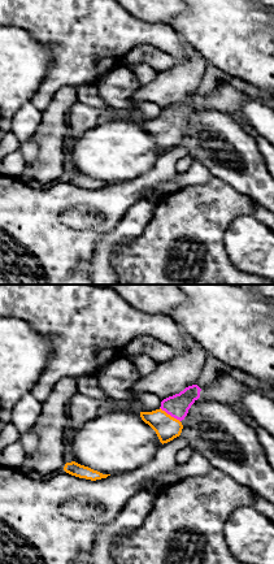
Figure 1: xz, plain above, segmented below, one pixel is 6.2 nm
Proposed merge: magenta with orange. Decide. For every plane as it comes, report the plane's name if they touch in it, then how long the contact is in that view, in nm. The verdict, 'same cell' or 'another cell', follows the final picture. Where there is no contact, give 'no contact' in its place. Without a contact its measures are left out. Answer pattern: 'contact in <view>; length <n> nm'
contact in xz; length 160 nm

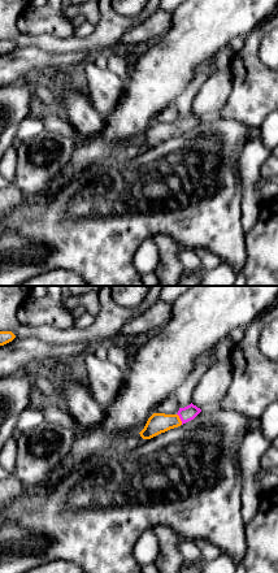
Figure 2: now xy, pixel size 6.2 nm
contact in xy; length 80 nm

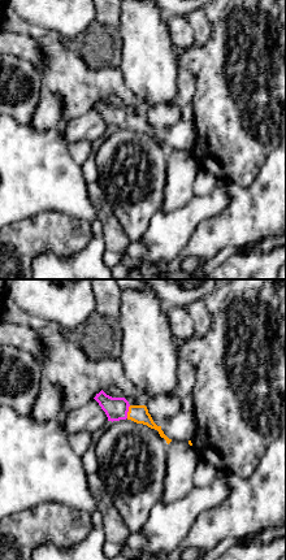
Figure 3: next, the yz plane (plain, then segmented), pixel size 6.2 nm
contact in yz; length 80 nm

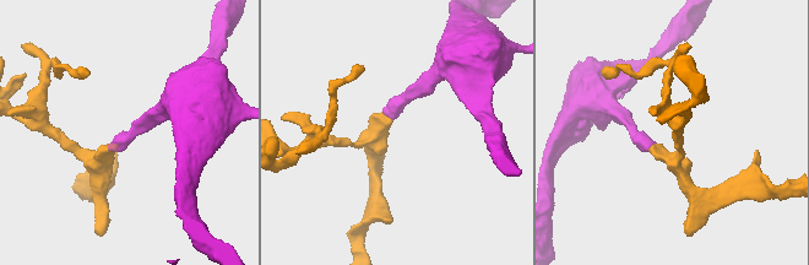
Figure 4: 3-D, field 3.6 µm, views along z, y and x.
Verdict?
same cell

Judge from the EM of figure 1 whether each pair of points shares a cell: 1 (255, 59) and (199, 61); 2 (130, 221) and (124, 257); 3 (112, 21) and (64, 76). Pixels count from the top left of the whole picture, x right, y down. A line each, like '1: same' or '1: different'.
1: different
2: different
3: same

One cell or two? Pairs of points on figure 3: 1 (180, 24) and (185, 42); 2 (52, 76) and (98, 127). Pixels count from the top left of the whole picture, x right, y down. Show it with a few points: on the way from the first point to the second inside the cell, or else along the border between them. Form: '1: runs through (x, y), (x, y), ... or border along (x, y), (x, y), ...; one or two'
1: runs through (180, 27), (182, 38); one
2: border along (92, 107), (73, 117), (64, 133); two

